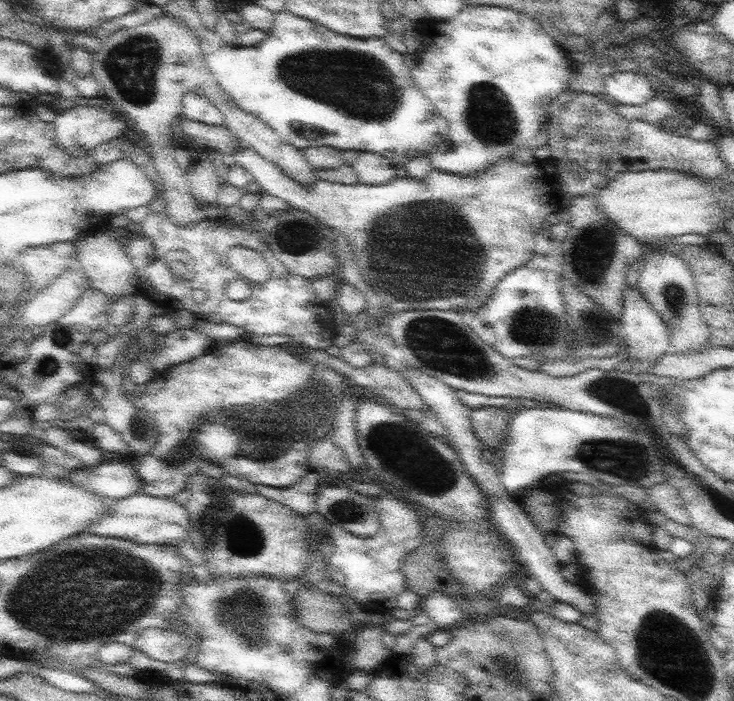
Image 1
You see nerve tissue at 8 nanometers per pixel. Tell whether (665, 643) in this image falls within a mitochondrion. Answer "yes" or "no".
yes

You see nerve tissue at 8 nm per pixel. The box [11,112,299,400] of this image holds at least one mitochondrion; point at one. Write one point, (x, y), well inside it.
(46, 364)

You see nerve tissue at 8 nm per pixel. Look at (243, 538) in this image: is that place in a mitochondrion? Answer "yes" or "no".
yes

